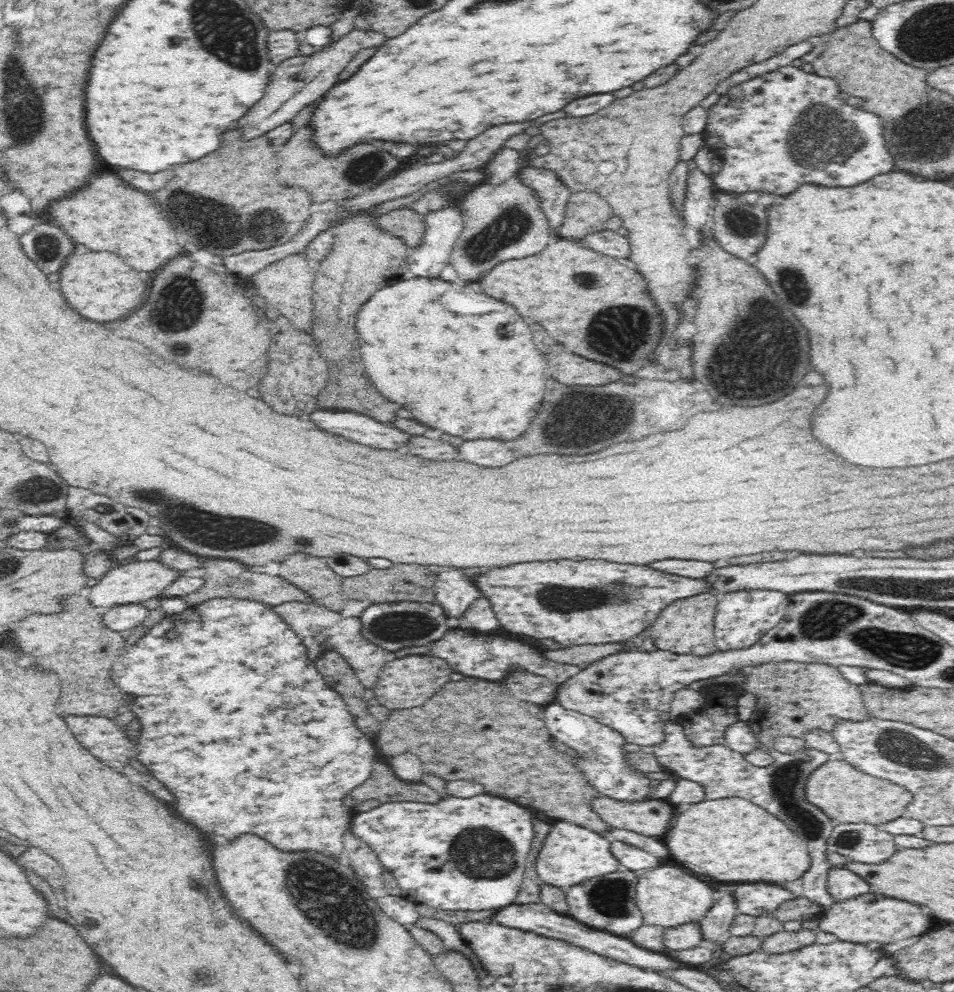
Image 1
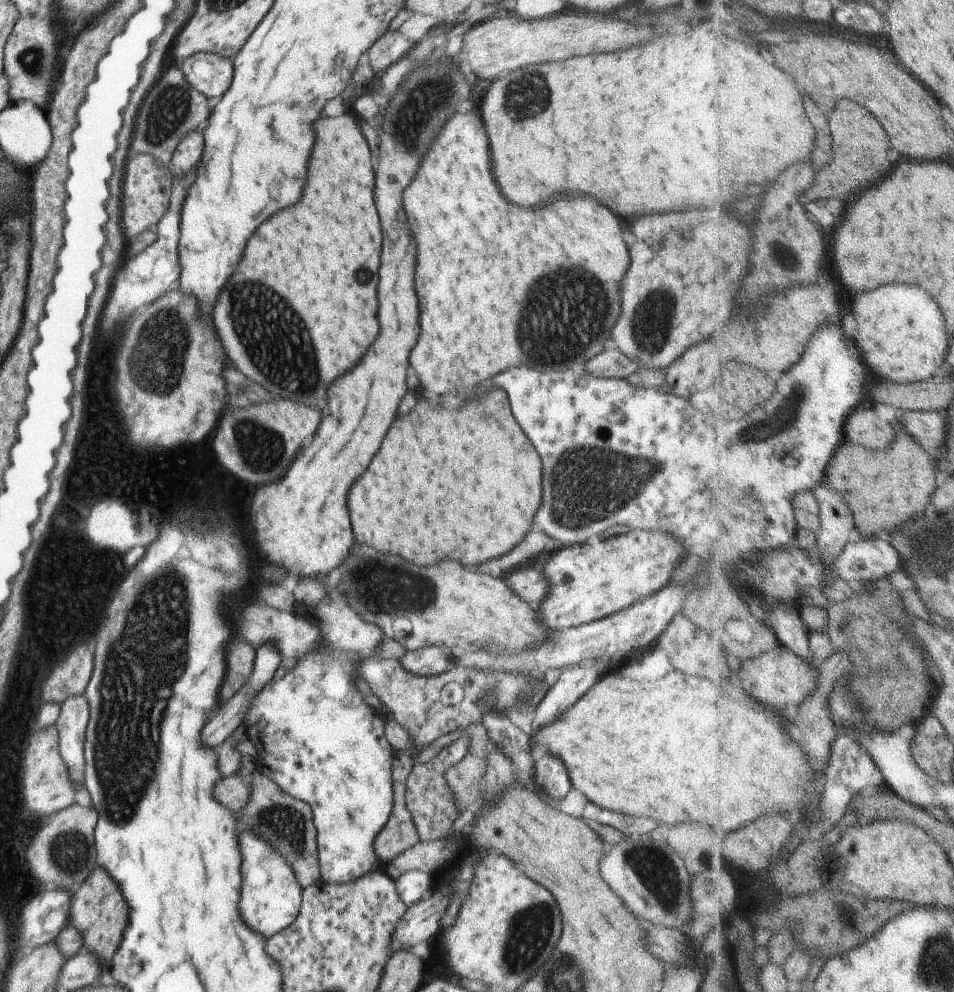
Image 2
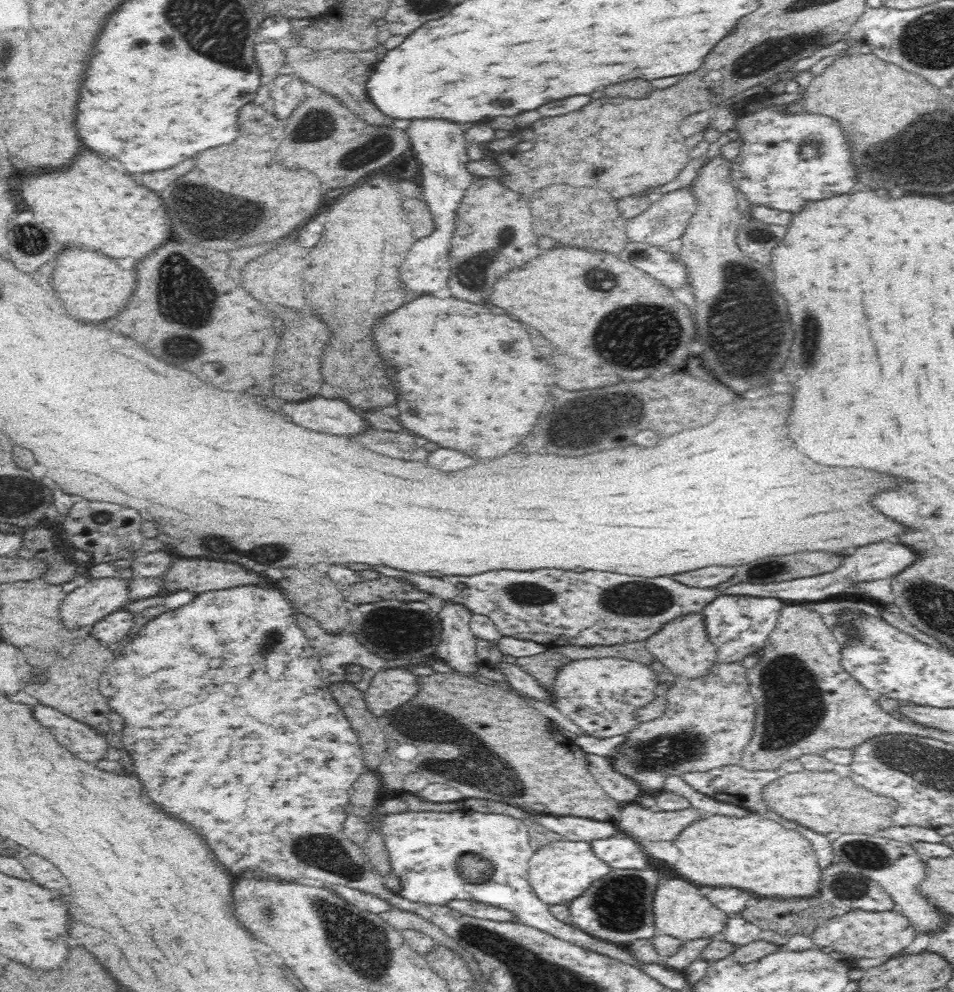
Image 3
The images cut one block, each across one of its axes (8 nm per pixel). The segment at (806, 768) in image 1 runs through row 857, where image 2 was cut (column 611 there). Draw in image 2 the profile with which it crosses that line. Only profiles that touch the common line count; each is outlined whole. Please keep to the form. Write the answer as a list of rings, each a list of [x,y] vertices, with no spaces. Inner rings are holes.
[[[587,802],[581,810],[581,818],[587,820],[595,820],[599,824],[605,824],[615,828],[625,835],[644,835],[651,832],[656,826],[656,822],[652,817],[634,817],[620,812],[613,812],[612,810],[601,808],[592,802]]]

